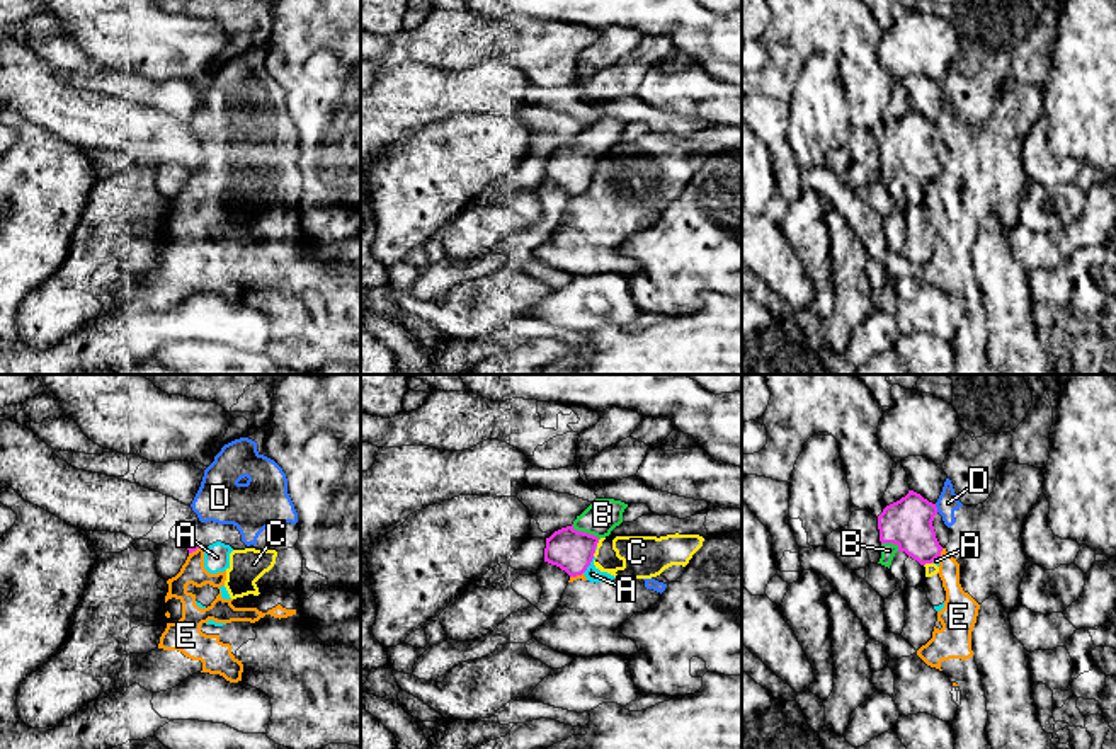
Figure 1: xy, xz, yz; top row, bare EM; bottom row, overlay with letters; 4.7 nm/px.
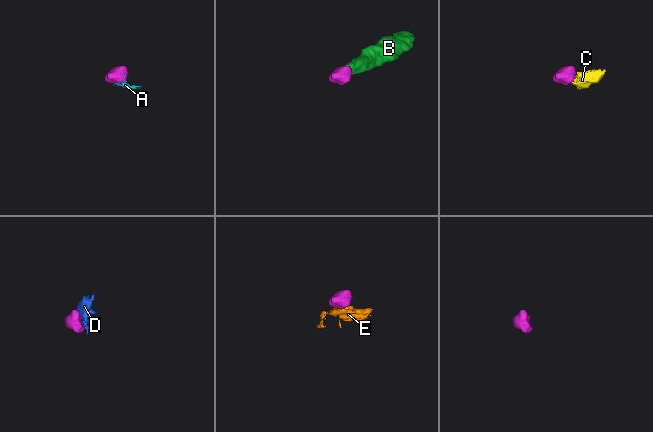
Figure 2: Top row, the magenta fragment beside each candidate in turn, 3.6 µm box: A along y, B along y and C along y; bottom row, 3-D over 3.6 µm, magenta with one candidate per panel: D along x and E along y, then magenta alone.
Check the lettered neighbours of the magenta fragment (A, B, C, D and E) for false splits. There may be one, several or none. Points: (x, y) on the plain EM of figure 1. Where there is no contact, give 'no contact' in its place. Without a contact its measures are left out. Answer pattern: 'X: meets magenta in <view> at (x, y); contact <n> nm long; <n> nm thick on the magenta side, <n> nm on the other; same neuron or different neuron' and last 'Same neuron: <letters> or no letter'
A: meets magenta in xz at (589, 182); contact 100 nm long; 200 nm thick on the magenta side, 70 nm on the other; different neuron
B: meets magenta in xz at (586, 152); contact 150 nm long; 200 nm thick on the magenta side, 160 nm on the other; same neuron
C: meets magenta in yz at (928, 181); contact 40 nm long; 220 nm thick on the magenta side, 60 nm on the other; different neuron
D: meets magenta in yz at (936, 126); contact 40 nm long; 220 nm thick on the magenta side, 100 nm on the other; different neuron
E: meets magenta in yz at (941, 169); contact 40 nm long; 220 nm thick on the magenta side, 110 nm on the other; different neuron
Same neuron: B

